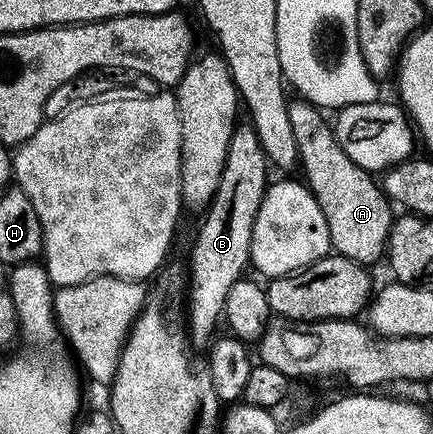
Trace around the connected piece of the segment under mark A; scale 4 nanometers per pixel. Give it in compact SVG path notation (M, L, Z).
M303 99L291 100L288 104L288 120L292 123L292 136L296 138L298 148L298 165L302 169L301 176L311 193L320 203L320 211L324 211L324 219L328 223L331 250L337 256L347 257L357 265L373 266L373 261L381 262L386 252L386 240L390 234L390 226L394 224L395 214L390 214L392 202L382 192L381 184L366 169L356 167L348 155L344 155L344 147L334 134L333 124L322 109Z

